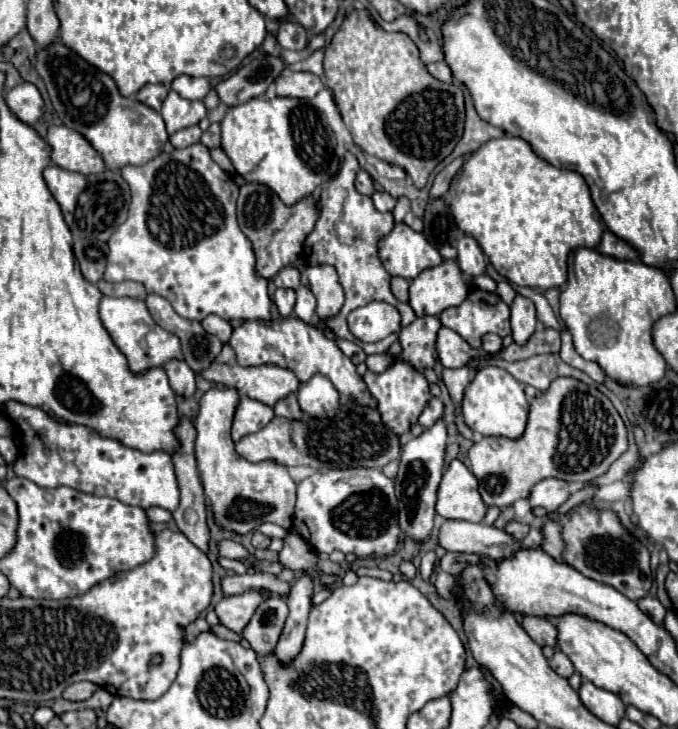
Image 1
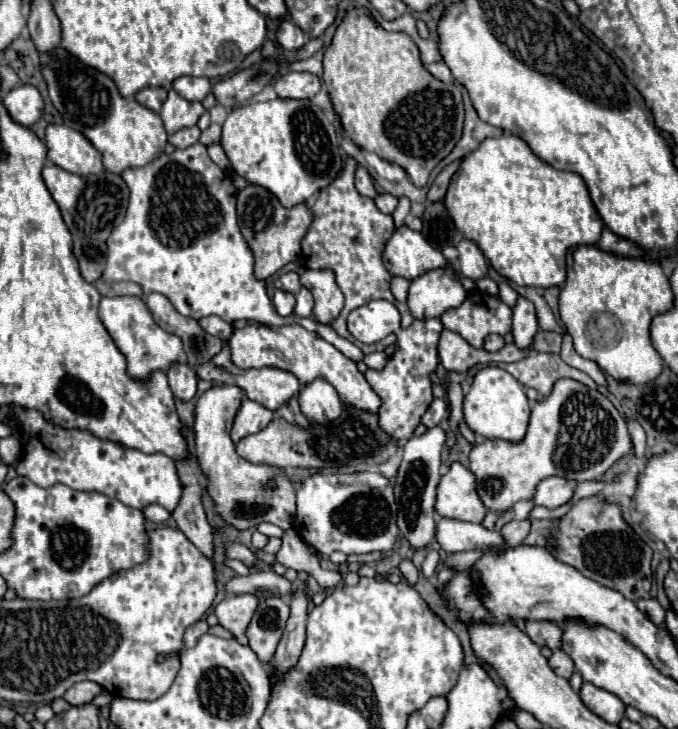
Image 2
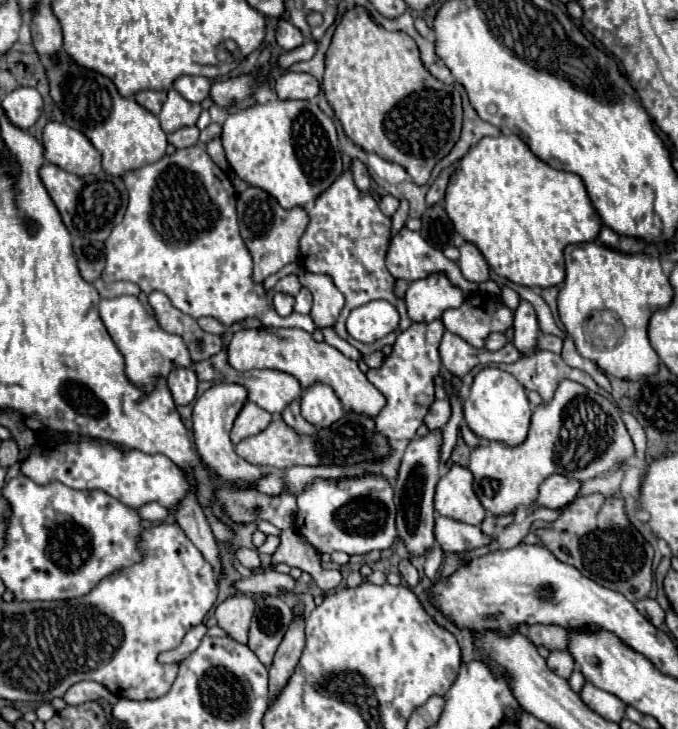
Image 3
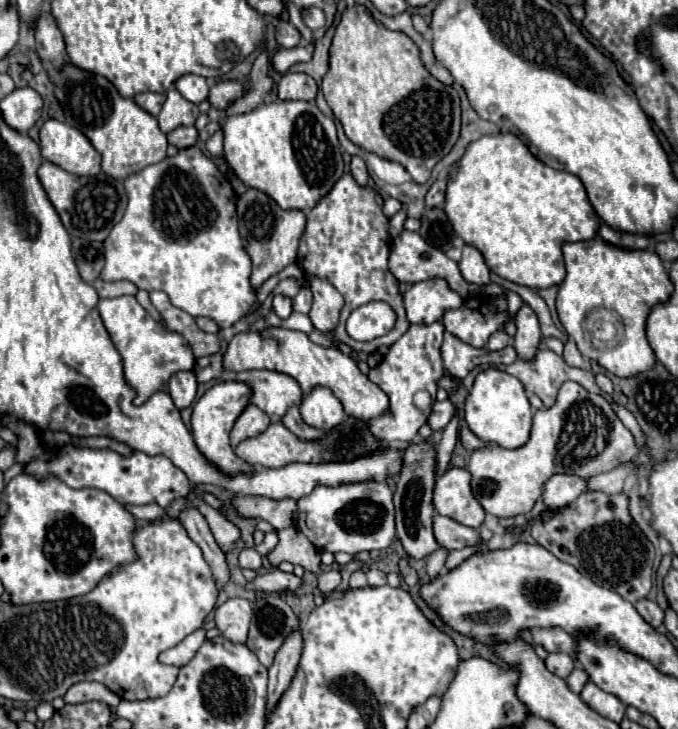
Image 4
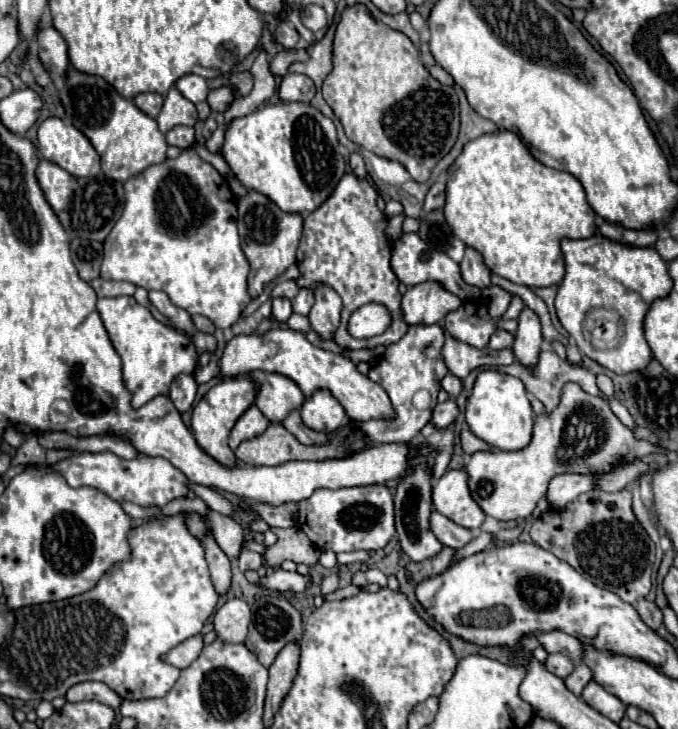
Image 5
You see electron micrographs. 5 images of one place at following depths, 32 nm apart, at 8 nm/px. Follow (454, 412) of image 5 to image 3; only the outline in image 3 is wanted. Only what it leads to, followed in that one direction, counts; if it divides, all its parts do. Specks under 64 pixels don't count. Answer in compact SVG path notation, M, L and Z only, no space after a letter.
M434 400L434 404L430 406L430 412L426 414L424 418L424 424L430 428L430 430L440 430L448 418L452 414L452 406L450 406L450 400Z

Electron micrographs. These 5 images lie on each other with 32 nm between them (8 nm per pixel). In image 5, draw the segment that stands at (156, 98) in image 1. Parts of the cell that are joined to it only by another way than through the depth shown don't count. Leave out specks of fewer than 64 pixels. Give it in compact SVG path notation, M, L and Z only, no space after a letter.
M152 92L134 96L134 104L136 104L144 114L148 114L150 118L156 118L156 116L158 116L158 112L160 112L160 108L162 108L162 102L164 102L164 98L162 98L160 94L152 94Z

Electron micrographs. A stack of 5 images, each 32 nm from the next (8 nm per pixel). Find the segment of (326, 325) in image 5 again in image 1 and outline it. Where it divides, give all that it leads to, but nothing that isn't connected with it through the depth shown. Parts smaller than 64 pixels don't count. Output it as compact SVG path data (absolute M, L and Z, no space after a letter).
M310 266L302 272L302 284L312 290L316 296L316 316L326 322L328 318L334 318L342 304L344 304L344 292L338 284L336 270L332 266Z

